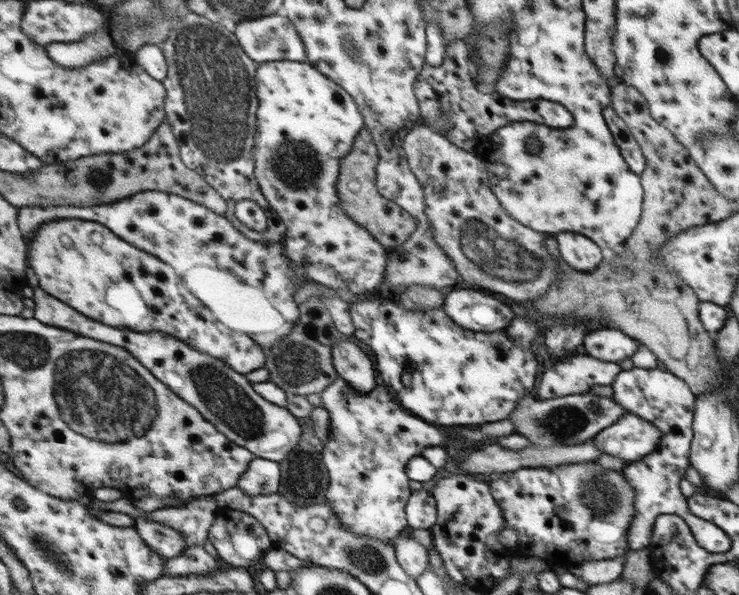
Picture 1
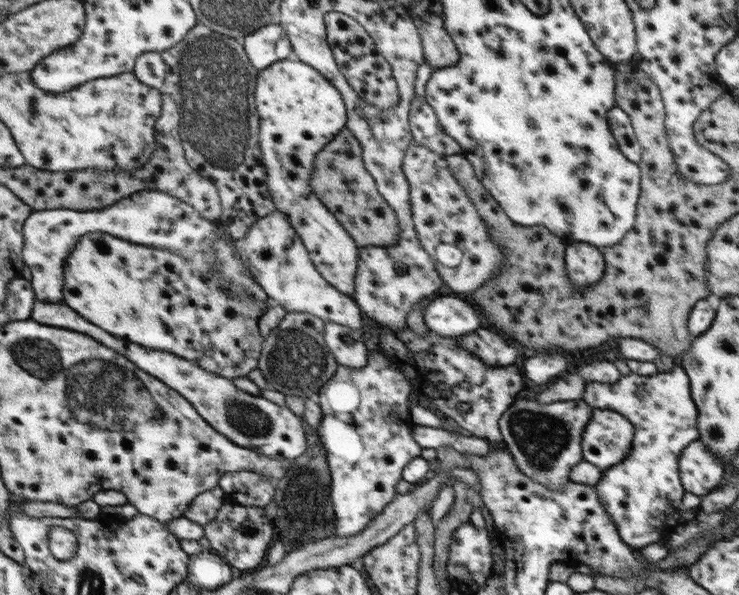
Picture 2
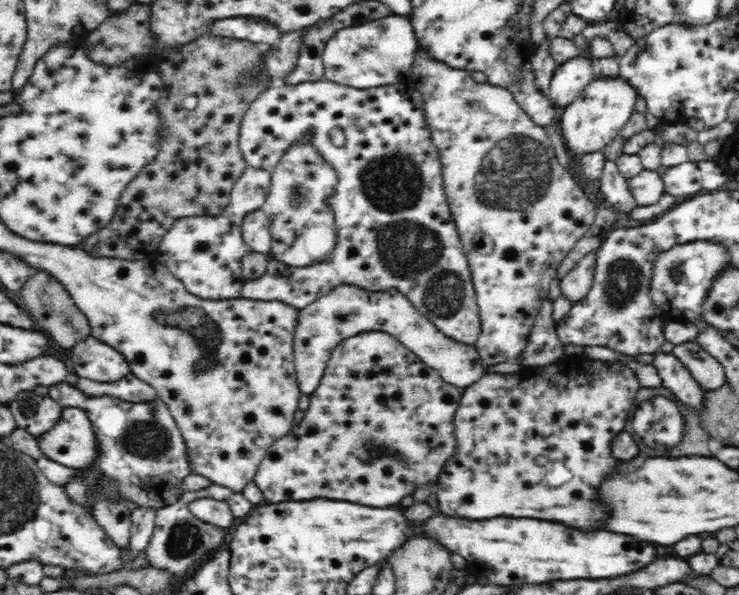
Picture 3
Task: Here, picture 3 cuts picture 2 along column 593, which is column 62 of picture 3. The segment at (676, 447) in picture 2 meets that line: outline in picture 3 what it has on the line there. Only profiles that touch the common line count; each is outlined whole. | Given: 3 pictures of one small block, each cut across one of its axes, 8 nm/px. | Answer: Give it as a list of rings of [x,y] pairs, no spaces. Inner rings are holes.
[[[68,381],[57,385],[50,385],[47,388],[47,396],[50,397],[58,406],[62,408],[78,407],[85,410],[89,416],[90,424],[93,427],[93,433],[96,435],[96,449],[98,449],[98,458],[92,461],[87,470],[95,470],[97,475],[76,475],[72,477],[62,487],[66,490],[66,495],[73,499],[78,506],[84,507],[86,511],[92,513],[94,502],[98,496],[107,496],[111,502],[124,502],[132,508],[151,508],[151,510],[160,510],[170,503],[174,503],[176,498],[182,494],[182,484],[184,478],[190,476],[191,468],[187,462],[186,444],[184,444],[181,430],[173,418],[173,414],[168,406],[161,401],[159,397],[143,402],[124,402],[114,395],[102,395],[101,397],[88,396],[82,392],[76,385],[71,385]]]

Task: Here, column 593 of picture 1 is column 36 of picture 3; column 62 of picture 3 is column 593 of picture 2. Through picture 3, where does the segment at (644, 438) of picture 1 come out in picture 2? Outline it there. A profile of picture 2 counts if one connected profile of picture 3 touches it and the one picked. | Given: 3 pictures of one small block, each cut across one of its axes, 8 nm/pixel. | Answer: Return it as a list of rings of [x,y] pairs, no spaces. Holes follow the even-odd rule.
[[[593,410],[583,428],[580,447],[583,460],[599,470],[619,464],[629,453],[634,426],[611,410]]]

